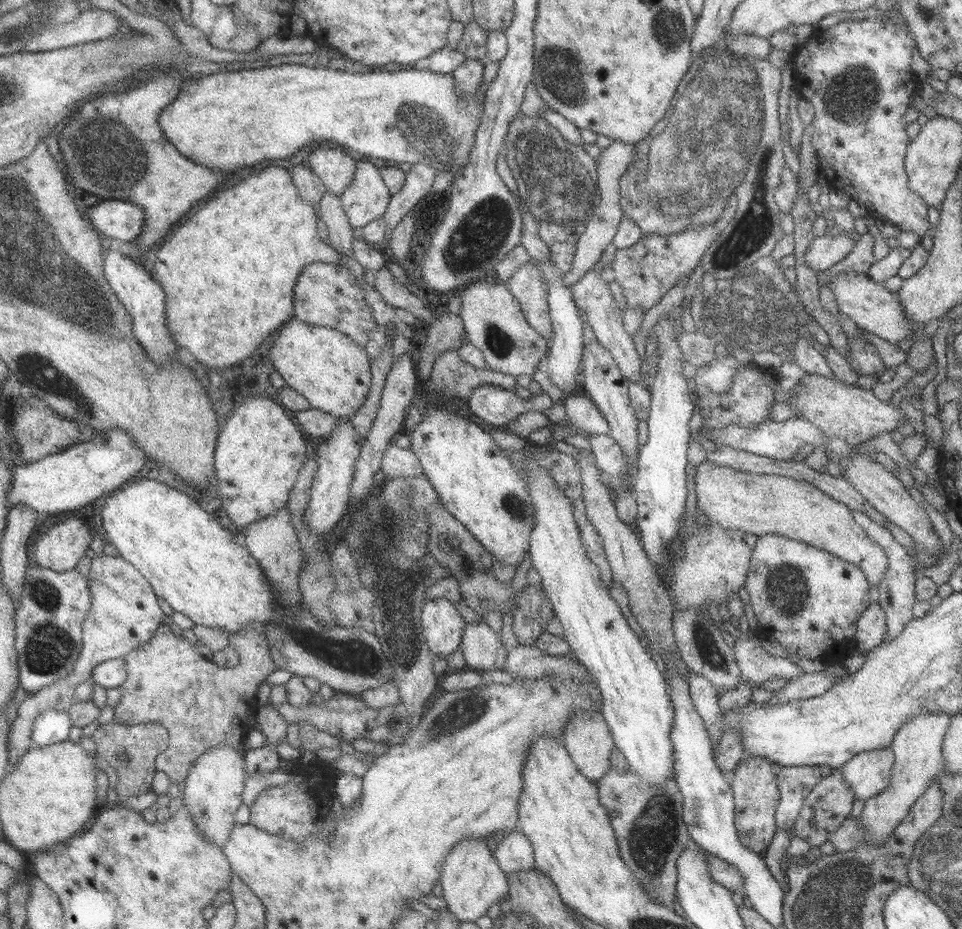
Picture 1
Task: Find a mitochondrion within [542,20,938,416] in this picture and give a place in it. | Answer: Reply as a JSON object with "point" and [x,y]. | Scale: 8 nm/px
{"point":[708,149]}

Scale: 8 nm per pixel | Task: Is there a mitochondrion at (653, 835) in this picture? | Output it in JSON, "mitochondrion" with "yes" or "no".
{"mitochondrion":"yes"}

